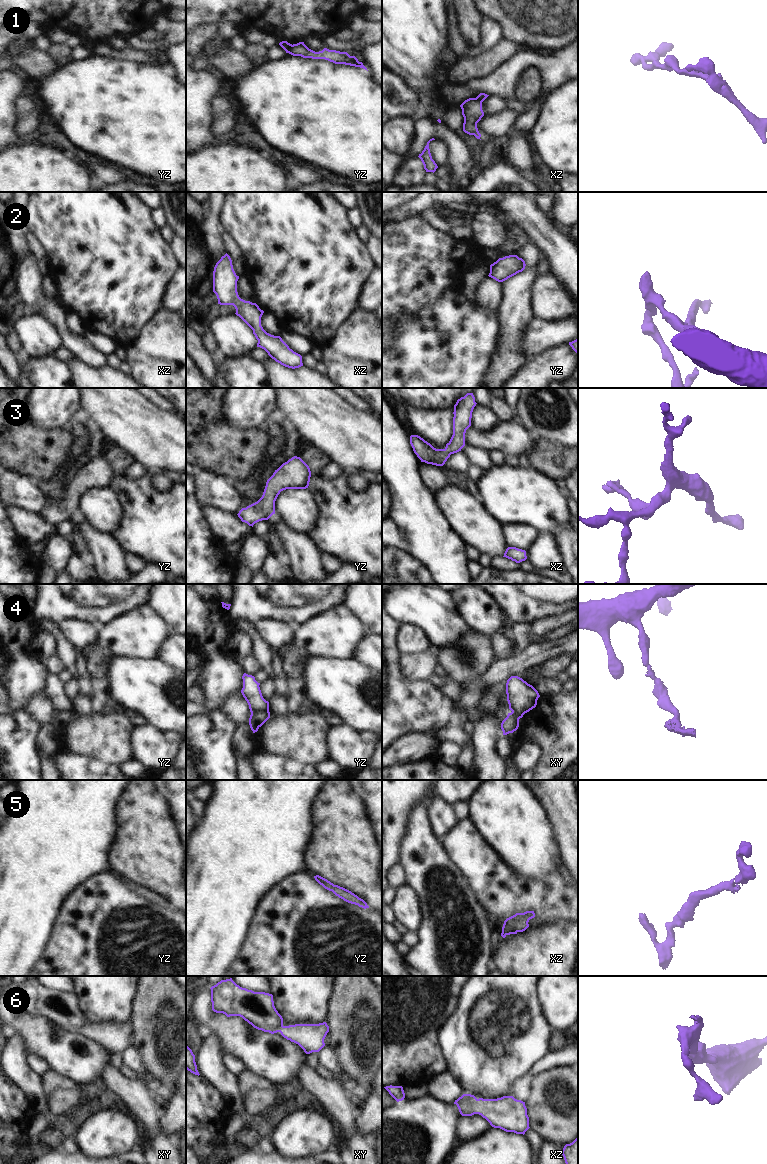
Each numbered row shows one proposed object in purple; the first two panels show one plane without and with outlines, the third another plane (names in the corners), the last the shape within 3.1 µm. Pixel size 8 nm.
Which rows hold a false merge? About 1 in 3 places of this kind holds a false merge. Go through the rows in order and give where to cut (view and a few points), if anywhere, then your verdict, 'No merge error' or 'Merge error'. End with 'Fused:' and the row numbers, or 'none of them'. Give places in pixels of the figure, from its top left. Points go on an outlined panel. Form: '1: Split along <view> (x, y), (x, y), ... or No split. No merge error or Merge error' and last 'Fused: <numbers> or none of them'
1: Split along yz (292, 45), (288, 52). Merge error
2: No split. No merge error
3: No split. No merge error
4: Split along yz (268, 710), (251, 714). Merge error
5: No split. No merge error
6: No split. No merge error
Fused: 1, 4

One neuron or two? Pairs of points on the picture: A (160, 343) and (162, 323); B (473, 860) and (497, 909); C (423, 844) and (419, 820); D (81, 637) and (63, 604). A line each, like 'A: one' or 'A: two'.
A: one
B: one
C: one
D: two

